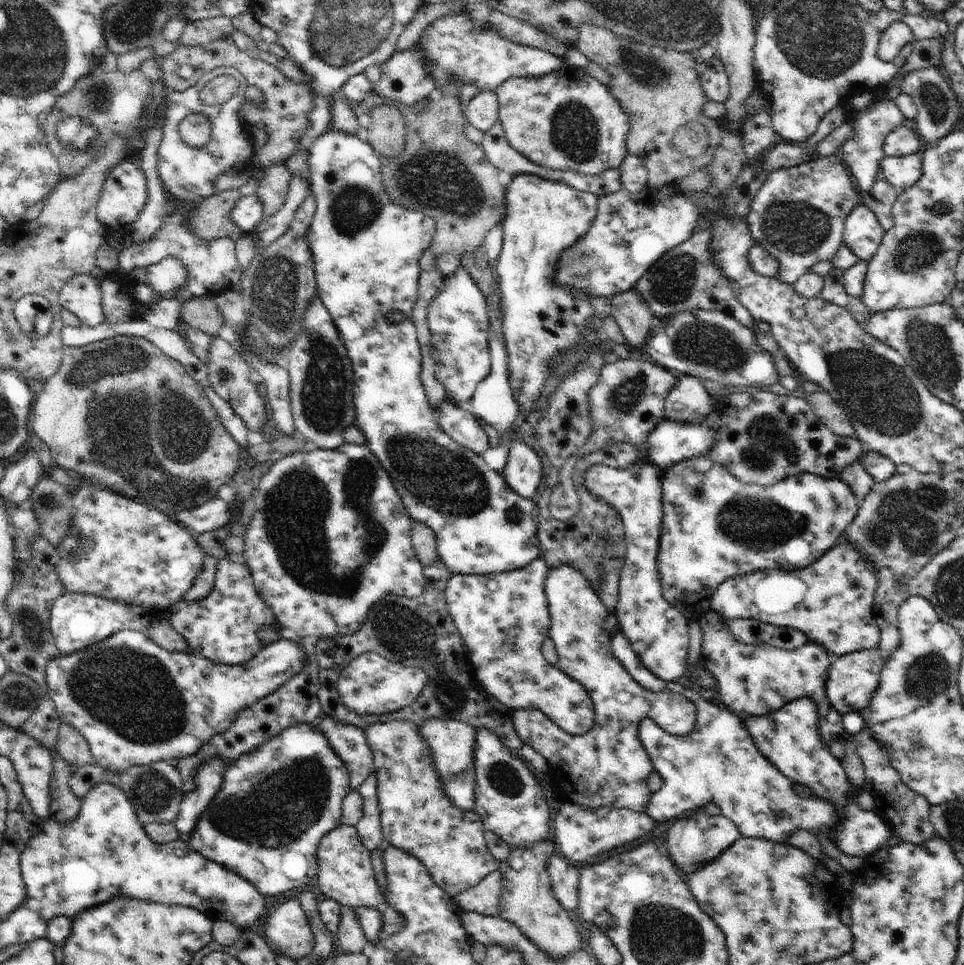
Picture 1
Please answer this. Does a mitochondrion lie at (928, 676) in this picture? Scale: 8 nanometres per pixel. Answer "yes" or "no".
yes

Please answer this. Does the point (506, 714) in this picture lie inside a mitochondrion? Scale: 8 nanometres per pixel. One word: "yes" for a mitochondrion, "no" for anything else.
no

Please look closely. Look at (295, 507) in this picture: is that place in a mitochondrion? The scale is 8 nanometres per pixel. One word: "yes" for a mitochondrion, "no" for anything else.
yes

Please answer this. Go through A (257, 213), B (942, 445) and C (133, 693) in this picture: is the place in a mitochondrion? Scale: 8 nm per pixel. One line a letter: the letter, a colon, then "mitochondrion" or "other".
A: other
B: other
C: mitochondrion

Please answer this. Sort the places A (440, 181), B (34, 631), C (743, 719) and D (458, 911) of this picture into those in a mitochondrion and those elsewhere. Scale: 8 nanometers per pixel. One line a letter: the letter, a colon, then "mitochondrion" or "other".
A: mitochondrion
B: mitochondrion
C: other
D: other

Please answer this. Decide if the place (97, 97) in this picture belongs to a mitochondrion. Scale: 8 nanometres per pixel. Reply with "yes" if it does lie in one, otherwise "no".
yes

